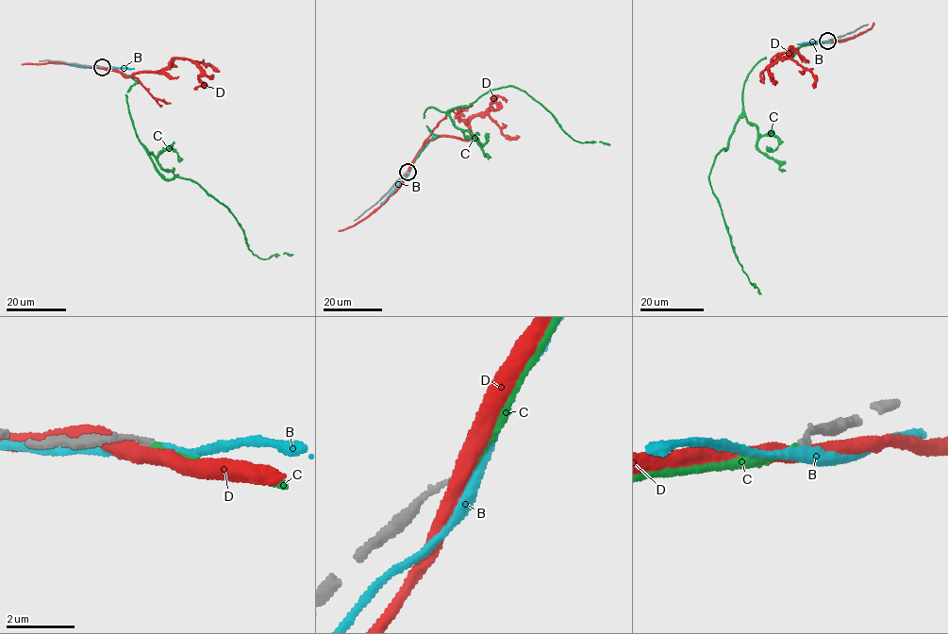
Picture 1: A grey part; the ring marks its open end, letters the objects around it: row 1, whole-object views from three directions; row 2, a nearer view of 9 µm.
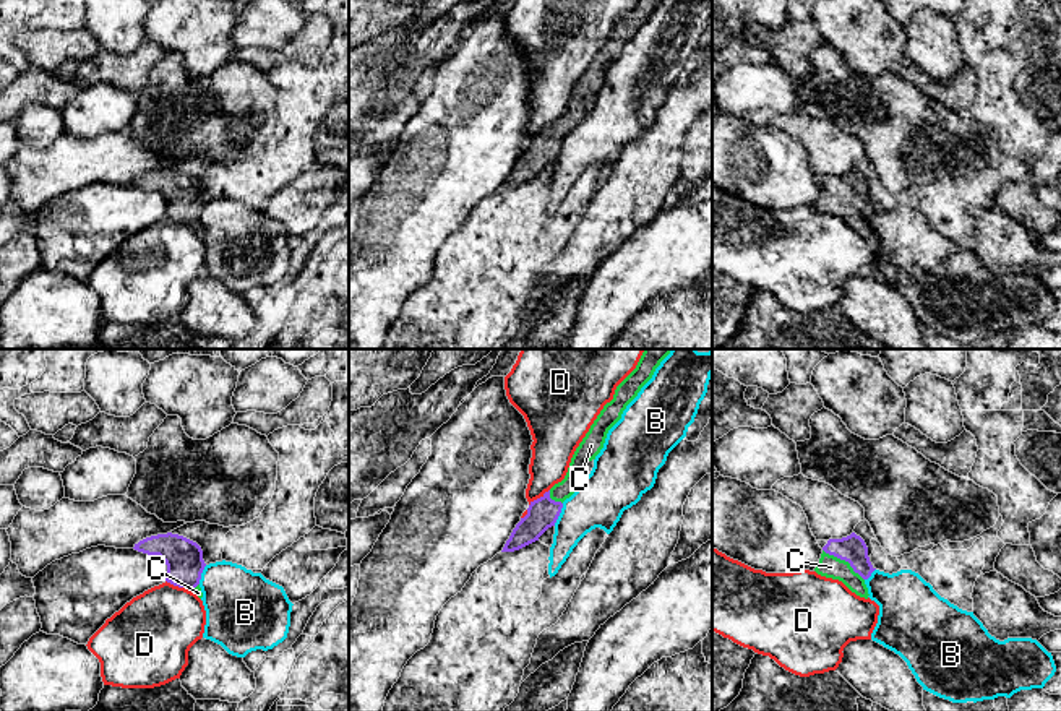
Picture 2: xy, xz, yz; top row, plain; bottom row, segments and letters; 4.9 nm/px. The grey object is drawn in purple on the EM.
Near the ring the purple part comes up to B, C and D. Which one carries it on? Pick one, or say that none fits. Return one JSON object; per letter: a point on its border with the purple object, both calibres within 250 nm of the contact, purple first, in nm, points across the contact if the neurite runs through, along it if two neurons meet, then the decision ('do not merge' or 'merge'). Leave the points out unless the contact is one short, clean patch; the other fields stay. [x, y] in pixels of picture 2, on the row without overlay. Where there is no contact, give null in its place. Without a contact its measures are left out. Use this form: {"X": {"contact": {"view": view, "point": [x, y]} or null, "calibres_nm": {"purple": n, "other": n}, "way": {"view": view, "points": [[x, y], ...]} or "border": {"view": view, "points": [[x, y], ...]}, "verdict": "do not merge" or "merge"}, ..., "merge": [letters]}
{"B": {"contact": {"view": "xz", "point": [558, 151]}, "calibres_nm": {"purple": 160, "other": 260}, "border": {"view": "xz", "points": [[563, 140], [554, 161]]}, "verdict": "do not merge"}, "C": {"contact": {"view": "yz", "point": [844, 195]}, "calibres_nm": {"purple": 140, "other": 110}, "way": {"view": "yz", "points": [[852, 185], [844, 195], [831, 203]]}, "verdict": "merge"}, "D": {"contact": {"view": "xy", "point": [180, 223]}, "calibres_nm": {"purple": 190, "other": 380}, "border": {"view": "xy", "points": [[166, 216], [193, 229]]}, "verdict": "do not merge"}, "merge": ["C"]}

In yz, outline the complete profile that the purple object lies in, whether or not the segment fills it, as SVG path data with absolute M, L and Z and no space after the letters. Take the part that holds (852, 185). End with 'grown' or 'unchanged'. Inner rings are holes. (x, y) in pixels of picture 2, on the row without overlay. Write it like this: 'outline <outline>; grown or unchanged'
outline M855 169L842 175L829 175L814 205L818 211L842 218L865 235L870 232L865 218L874 206L865 177Z; grown

